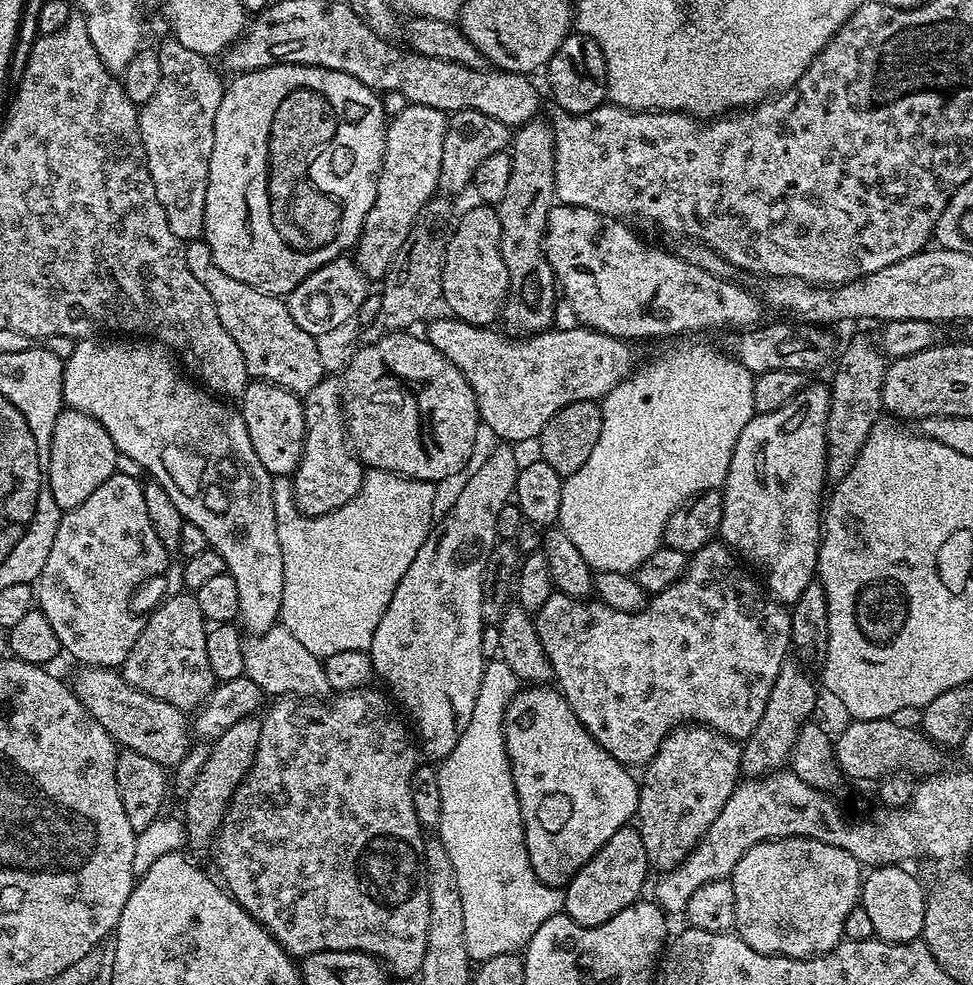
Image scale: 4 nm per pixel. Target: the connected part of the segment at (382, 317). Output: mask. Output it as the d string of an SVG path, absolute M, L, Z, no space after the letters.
M435 196L419 212L406 241L400 244L399 254L396 255L391 270L381 283L382 289L378 294L381 298L381 311L372 324L361 327L359 331L358 340L361 345L373 344L390 333L411 329L421 319L422 322L430 314L428 312L434 302L441 299L442 270L452 229L452 220L449 220L450 204L447 197Z

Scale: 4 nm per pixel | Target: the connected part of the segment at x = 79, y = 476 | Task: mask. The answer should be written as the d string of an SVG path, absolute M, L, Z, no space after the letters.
M71 410L61 411L54 422L54 434L52 435L52 445L50 446L50 466L48 467L48 477L50 478L50 490L54 494L54 502L61 510L67 510L86 502L106 478L110 478L116 471L116 447L106 434L106 430L88 412L74 412Z

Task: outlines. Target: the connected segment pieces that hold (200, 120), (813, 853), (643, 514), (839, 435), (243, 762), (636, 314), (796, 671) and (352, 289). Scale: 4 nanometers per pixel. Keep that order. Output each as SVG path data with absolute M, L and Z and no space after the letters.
M168 38L158 48L162 78L158 81L158 90L150 102L139 105L140 137L144 147L144 157L158 194L162 210L166 210L167 222L174 236L182 242L199 239L204 232L206 210L206 186L210 174L210 154L214 150L214 118L218 118L218 106L224 97L225 81L220 81L221 73L211 68L209 57L194 54L186 50L174 38Z
M795 836L789 840L767 840L758 846L754 846L750 850L746 850L746 854L742 854L742 858L738 858L738 866L734 866L730 879L734 886L734 914L736 915L735 935L741 936L746 942L746 946L750 946L754 950L758 950L767 956L789 956L790 958L804 960L808 956L824 955L824 953L828 952L831 948L839 946L841 940L844 939L846 918L850 918L850 910L857 908L860 902L862 866L856 861L854 854L850 854L838 846L830 846L826 842L807 840L801 836Z
M680 344L673 352L662 353L661 356L654 357L649 364L642 365L641 368L639 365L621 384L614 386L614 390L610 390L610 394L604 396L600 404L602 434L598 434L598 442L594 446L594 451L590 453L590 458L586 458L582 470L570 474L564 480L562 510L558 521L558 527L569 536L570 542L574 542L574 546L578 546L578 552L584 554L596 572L635 573L636 568L642 566L642 562L646 562L646 558L650 558L650 554L654 554L654 550L661 548L666 522L670 518L670 514L674 514L674 510L679 504L686 502L699 492L723 489L724 479L730 470L730 458L734 454L734 446L738 442L738 434L742 434L746 422L750 422L754 415L752 411L754 373L746 370L746 366L739 364L735 356L727 351L724 352L719 352L718 349L711 348L708 344Z
M856 336L845 346L840 365L830 379L830 414L826 418L826 470L829 481L848 477L866 438L872 433L872 427L881 419L882 382L887 369L884 353L866 337Z
M259 715L242 718L242 722L234 722L234 726L230 726L222 735L212 741L210 759L207 760L206 766L202 766L202 774L198 774L198 778L194 778L194 786L183 797L182 820L186 825L186 836L189 841L192 839L196 844L204 844L208 840L209 843L215 837L216 831L220 829L220 823L224 821L224 812L232 801L232 795L236 793L238 786L246 778L250 766L254 766L254 754L258 754L258 738L262 738L260 721Z
M559 202L553 203L551 210L548 211L548 221L544 231L544 253L550 262L553 274L556 275L556 282L559 291L568 299L568 304L572 307L572 312L577 316L579 323L585 328L592 328L596 332L605 332L608 336L617 336L620 340L637 342L636 340L652 340L655 336L680 336L683 332L704 332L707 328L724 328L729 324L735 330L747 330L753 326L759 325L760 308L762 309L762 300L759 295L747 292L738 284L731 284L731 279L723 276L715 276L698 266L688 263L683 255L672 252L663 252L660 248L655 248L652 244L647 244L644 240L639 240L631 232L629 225L623 220L615 220L613 216L603 216L594 210L586 210L582 206L570 206Z
M789 658L785 660L782 670L778 670L774 690L770 690L770 698L766 702L766 710L762 718L758 718L758 726L754 726L751 736L743 741L740 750L740 770L745 777L755 778L778 772L789 763L798 730L809 723L815 710L818 684L816 686L808 677L806 669L803 663Z
M347 255L339 256L329 264L323 264L318 270L314 270L293 292L288 293L286 303L290 310L290 318L306 330L306 334L319 336L337 329L342 322L355 317L356 311L362 305L364 299L369 296L370 281L355 259Z

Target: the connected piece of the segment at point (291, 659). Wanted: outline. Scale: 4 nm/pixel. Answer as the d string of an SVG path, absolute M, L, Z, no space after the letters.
M277 626L252 634L244 642L244 675L259 686L265 697L271 698L324 698L332 692L330 682L326 682L324 661L310 654L290 630Z

